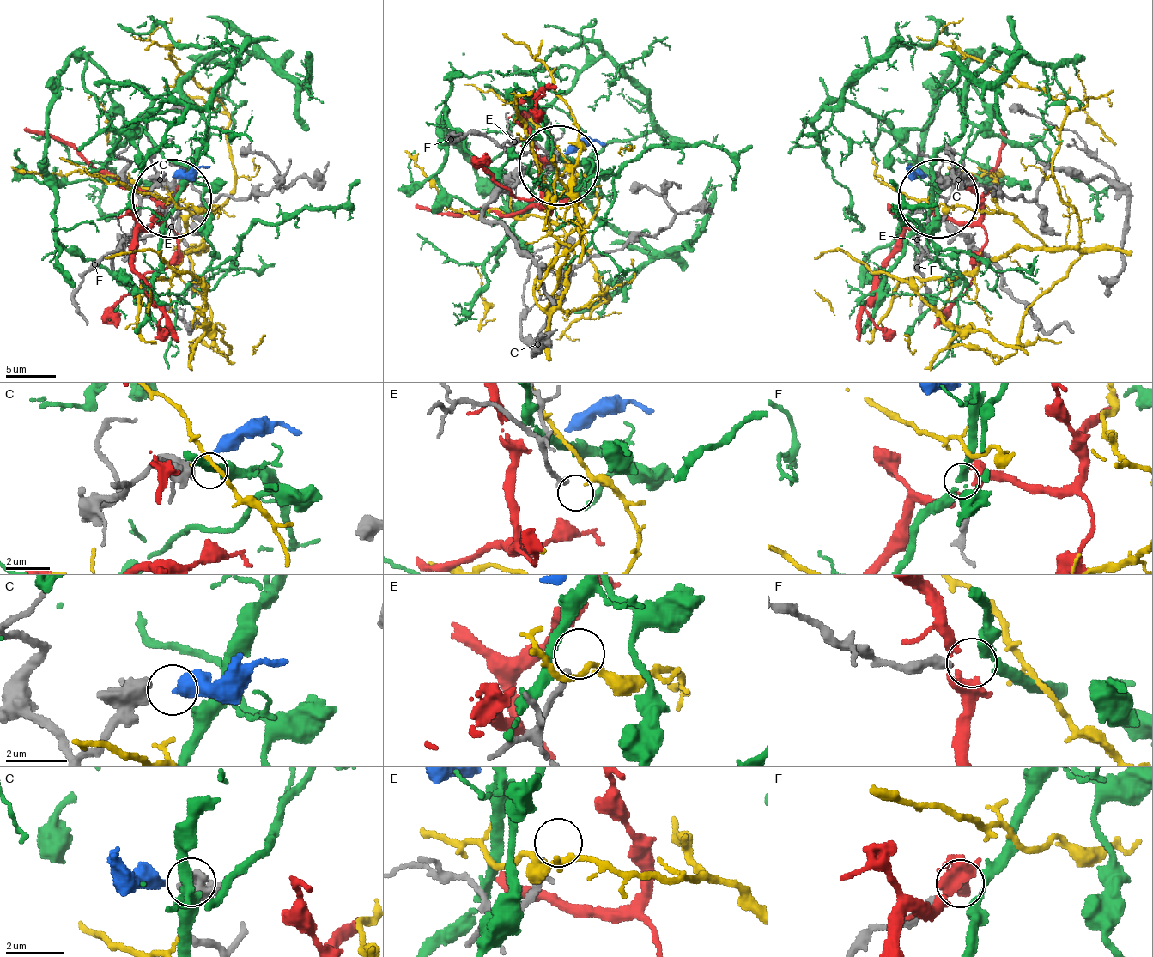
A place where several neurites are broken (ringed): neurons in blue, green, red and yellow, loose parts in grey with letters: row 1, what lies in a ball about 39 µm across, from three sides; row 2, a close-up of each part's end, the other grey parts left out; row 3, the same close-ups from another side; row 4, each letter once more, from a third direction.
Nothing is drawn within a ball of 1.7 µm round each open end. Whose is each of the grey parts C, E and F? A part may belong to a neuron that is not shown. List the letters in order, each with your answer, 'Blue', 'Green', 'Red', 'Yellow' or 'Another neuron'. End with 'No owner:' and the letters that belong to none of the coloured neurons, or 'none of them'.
C: Blue
E: Another neuron
F: Green
No owner: E

